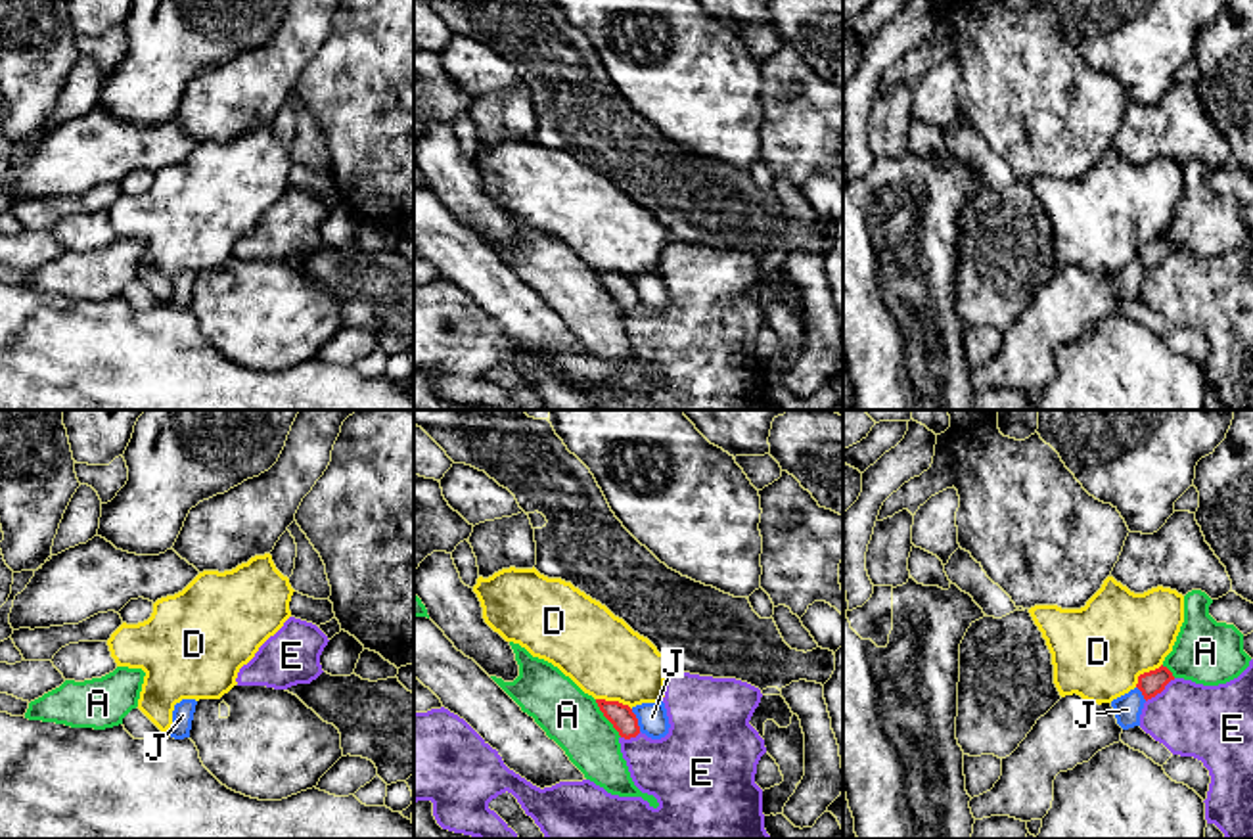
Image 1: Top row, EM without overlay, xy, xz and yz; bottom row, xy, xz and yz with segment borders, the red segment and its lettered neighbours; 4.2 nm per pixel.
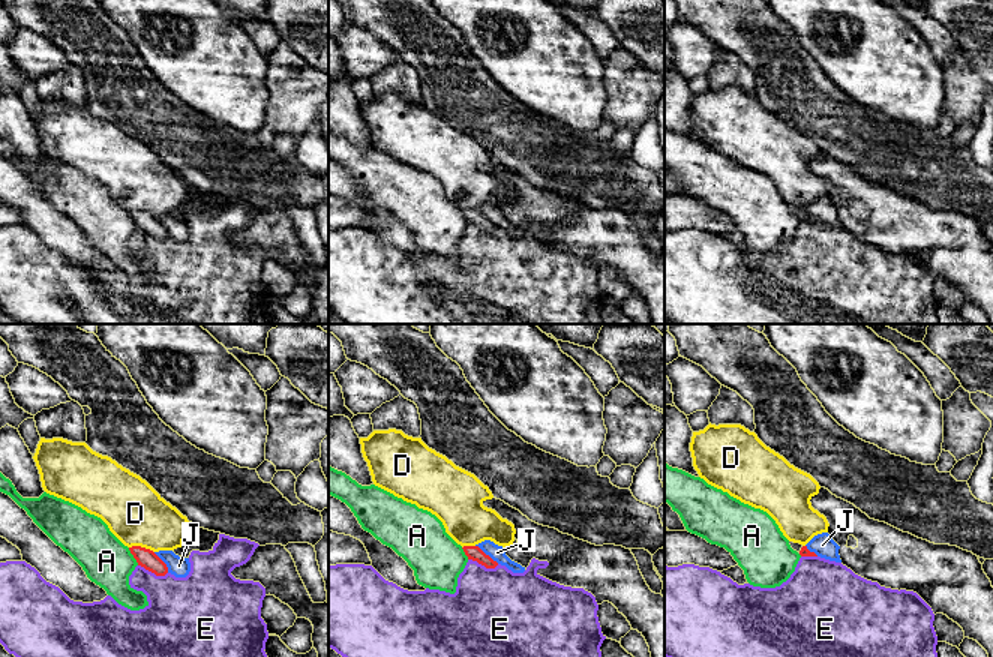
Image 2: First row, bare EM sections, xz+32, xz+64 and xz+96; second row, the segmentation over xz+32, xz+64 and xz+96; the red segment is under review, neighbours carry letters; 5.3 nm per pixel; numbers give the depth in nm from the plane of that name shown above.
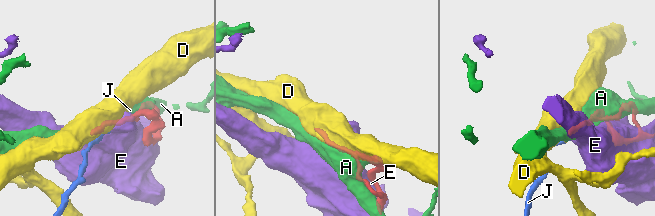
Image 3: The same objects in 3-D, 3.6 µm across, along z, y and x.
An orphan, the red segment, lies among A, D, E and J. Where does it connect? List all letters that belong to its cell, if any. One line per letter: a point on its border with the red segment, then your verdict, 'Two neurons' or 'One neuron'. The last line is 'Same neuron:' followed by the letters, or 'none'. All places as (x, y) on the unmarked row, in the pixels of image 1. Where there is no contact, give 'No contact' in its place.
A: Touches red at xz (606, 288). Two neurons
D: Touches red at xz (614, 272). Two neurons
E: Touches red at yz (1160, 263). Two neurons
J: Touches red at xz (637, 292). One neuron
Same neuron: J

